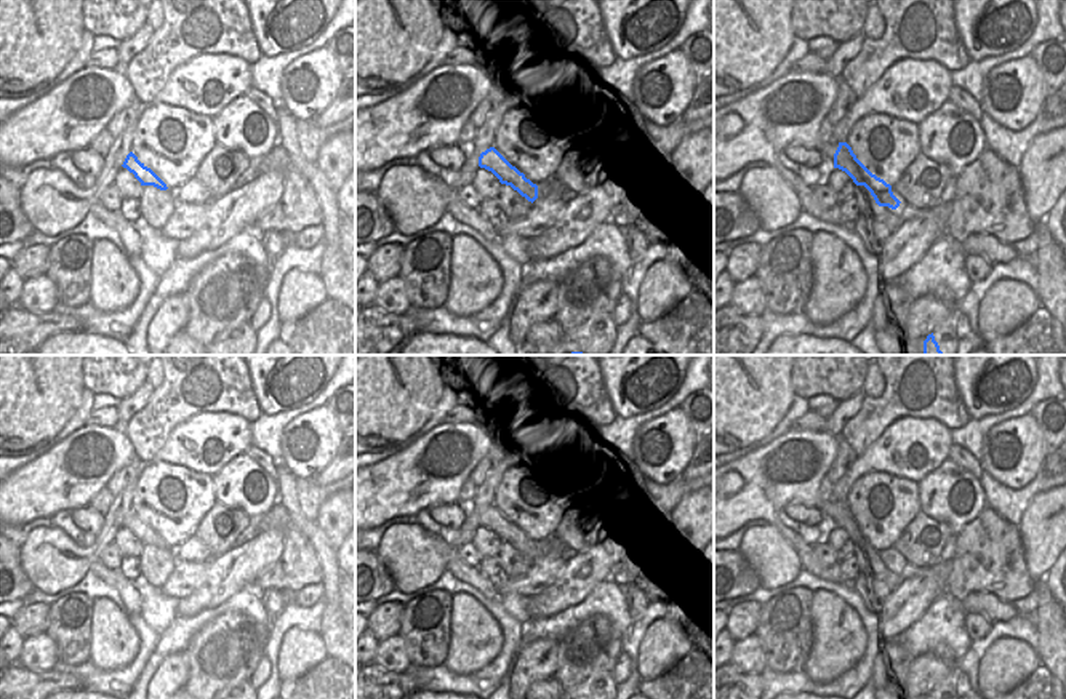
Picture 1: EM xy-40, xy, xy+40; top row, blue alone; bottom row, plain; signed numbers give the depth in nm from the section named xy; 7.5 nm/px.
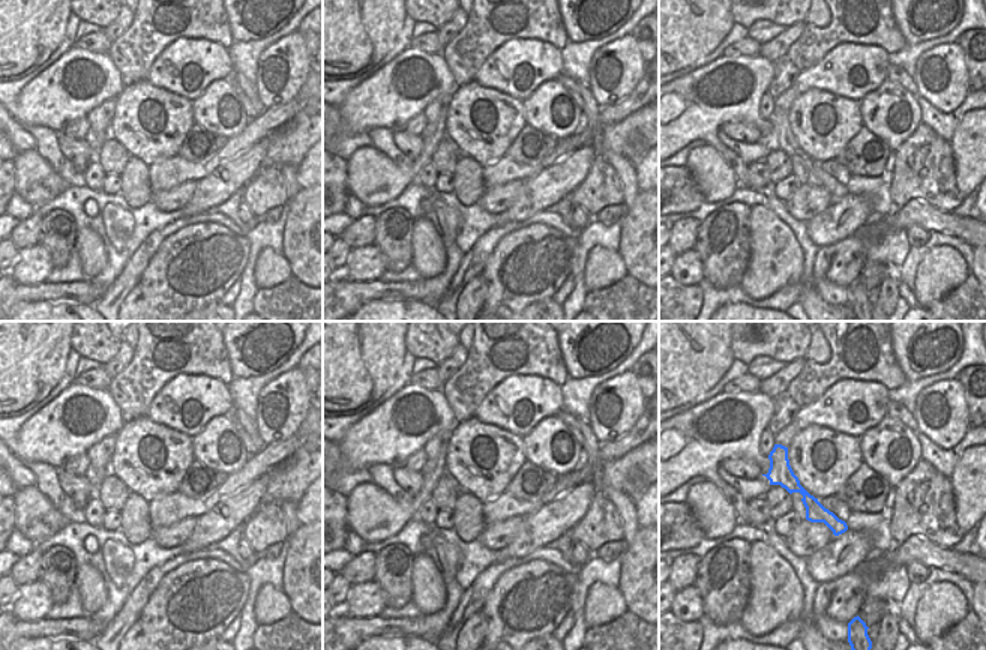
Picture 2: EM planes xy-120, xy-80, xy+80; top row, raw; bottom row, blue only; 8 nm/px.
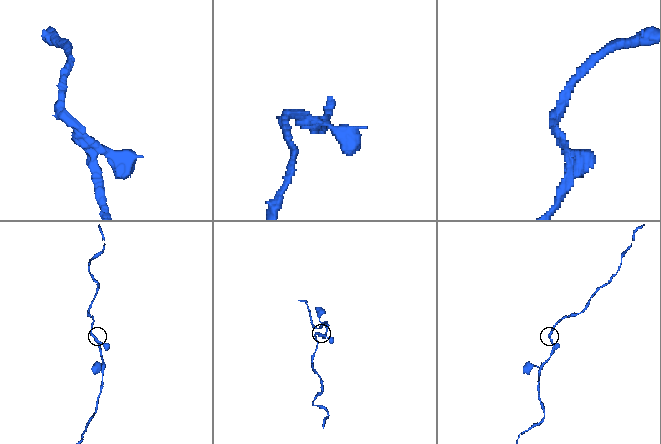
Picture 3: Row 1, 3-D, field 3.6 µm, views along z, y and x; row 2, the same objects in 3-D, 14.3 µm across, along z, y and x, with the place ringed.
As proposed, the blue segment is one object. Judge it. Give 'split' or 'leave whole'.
split

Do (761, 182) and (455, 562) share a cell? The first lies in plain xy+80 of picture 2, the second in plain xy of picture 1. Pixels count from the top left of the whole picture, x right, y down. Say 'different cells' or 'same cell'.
different cells

